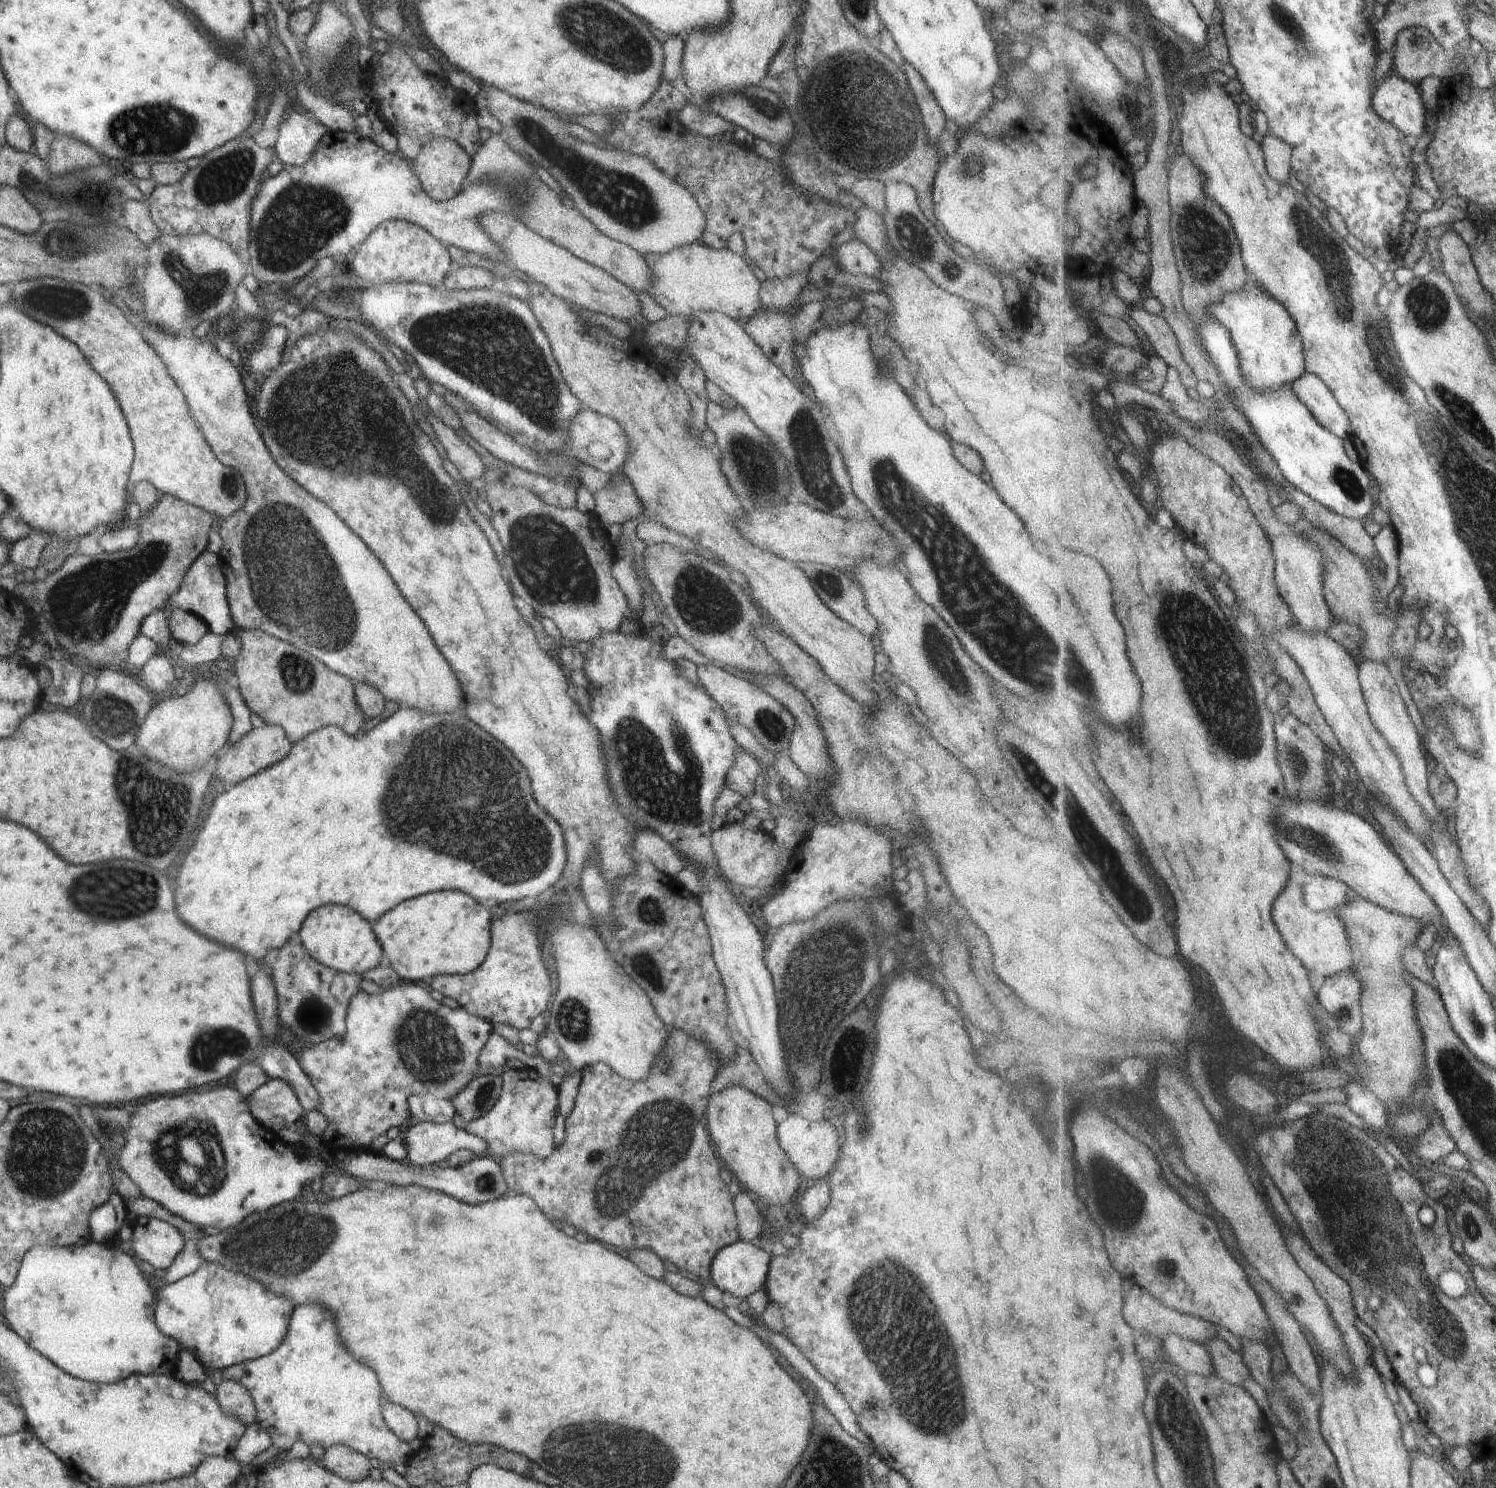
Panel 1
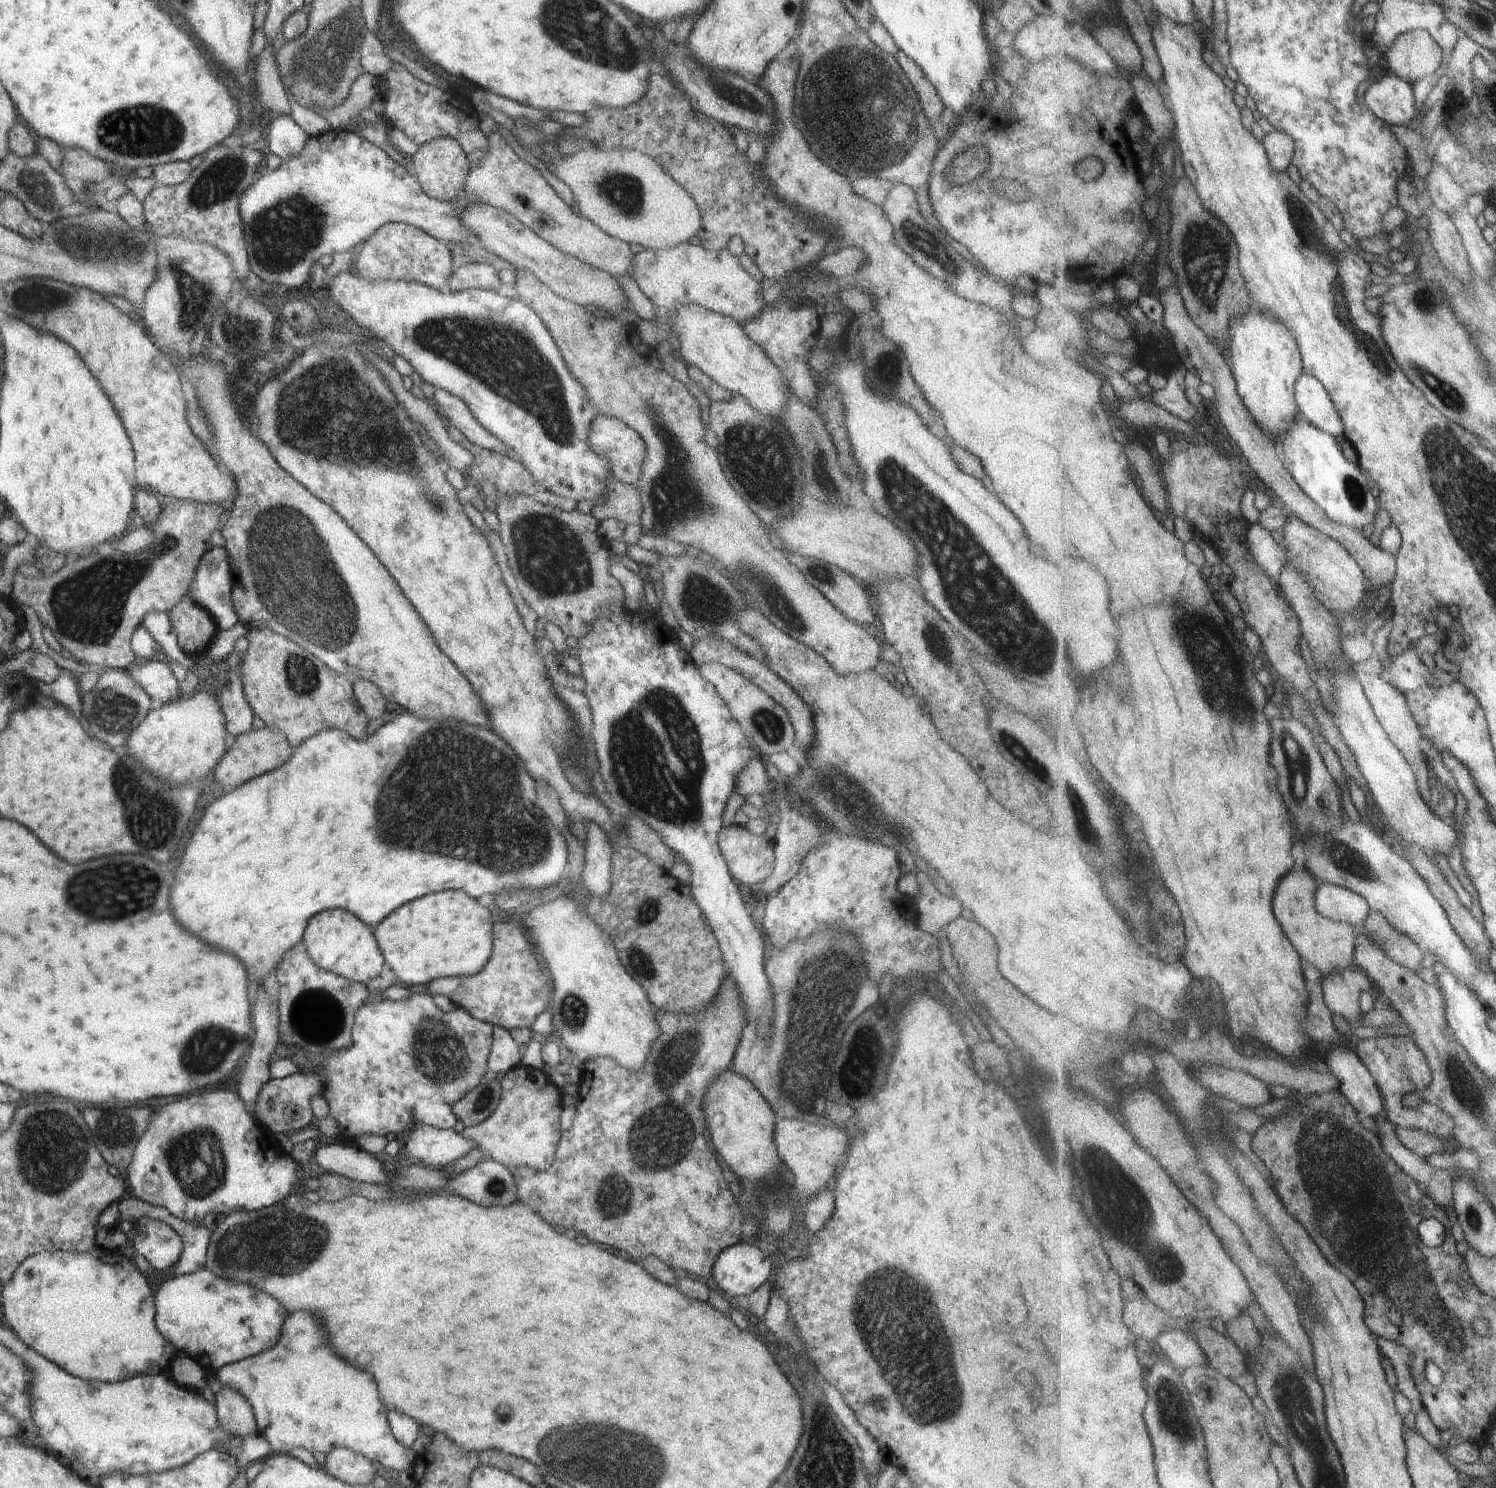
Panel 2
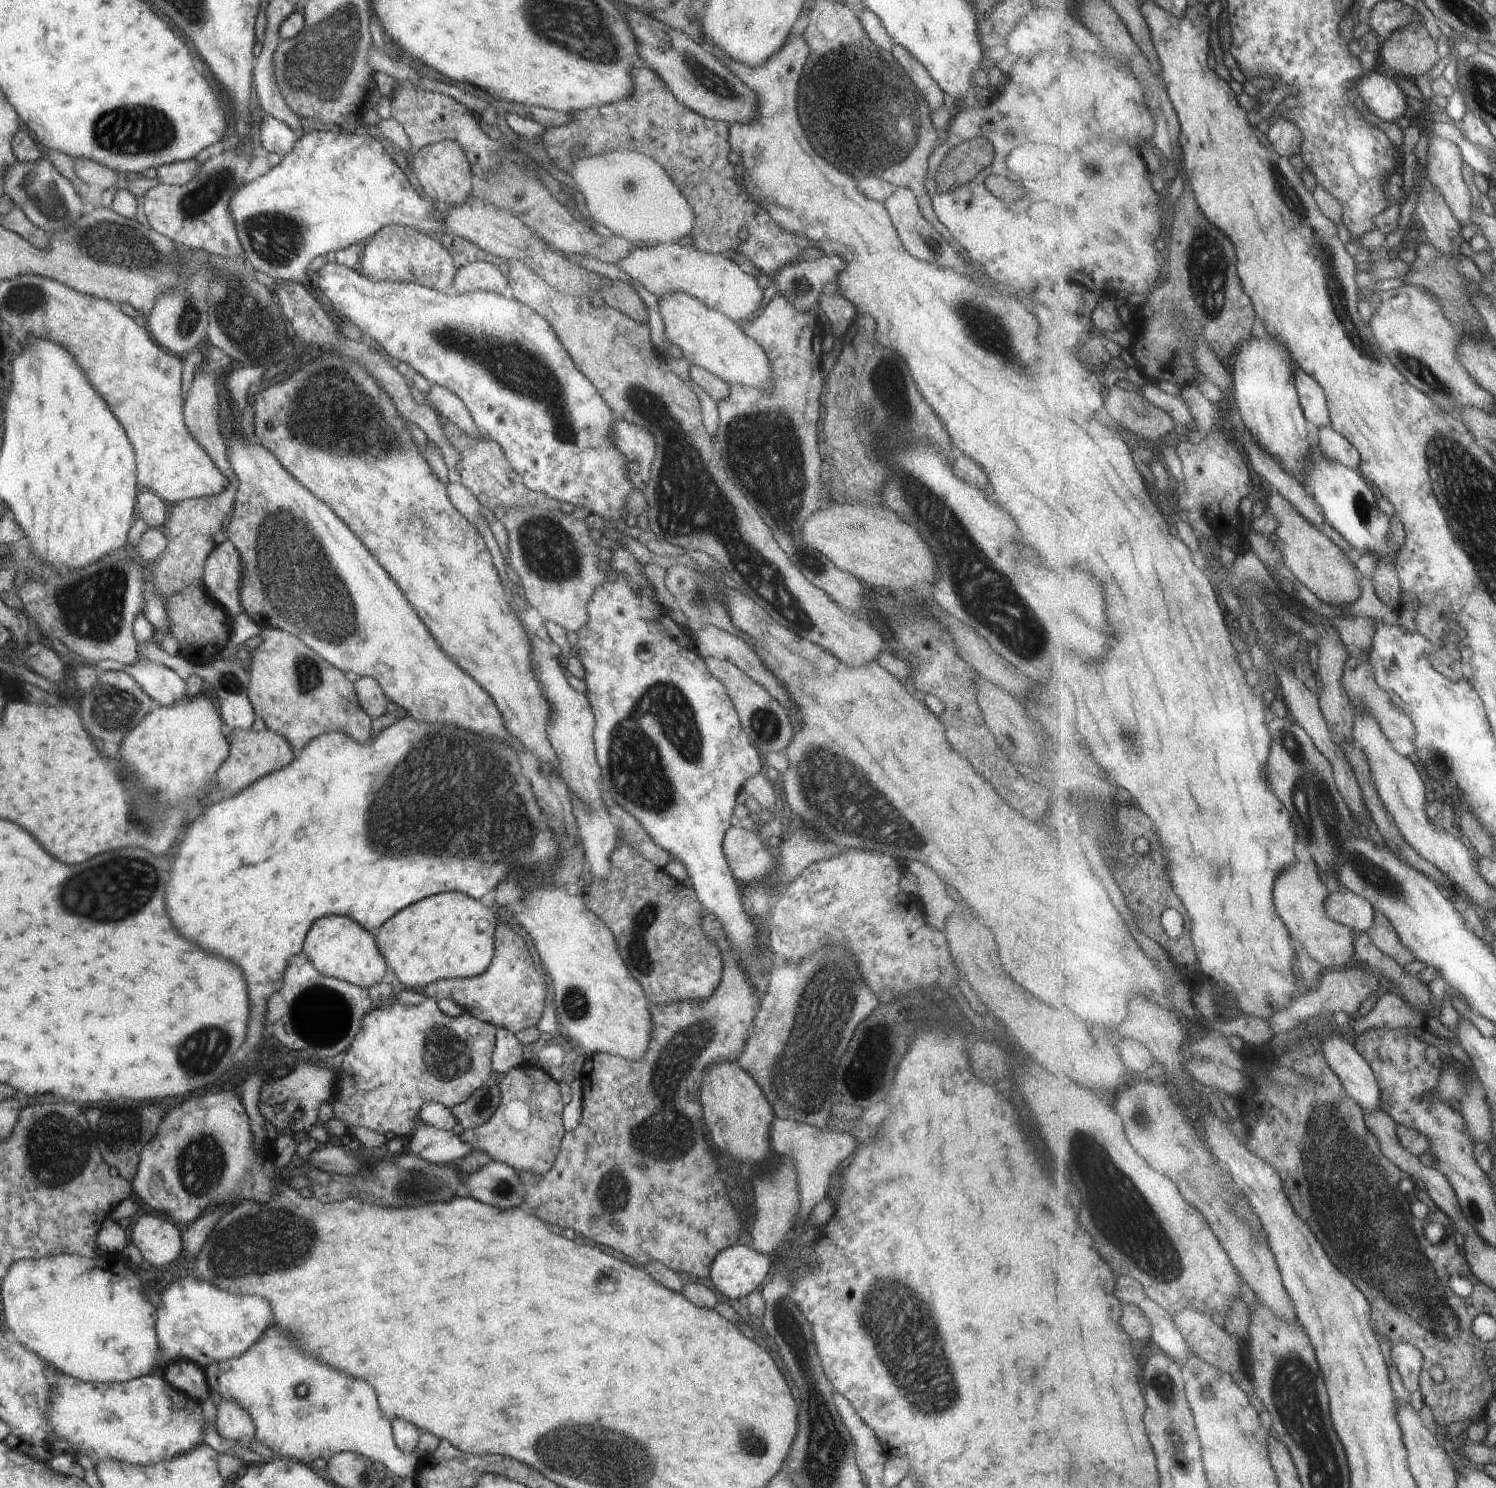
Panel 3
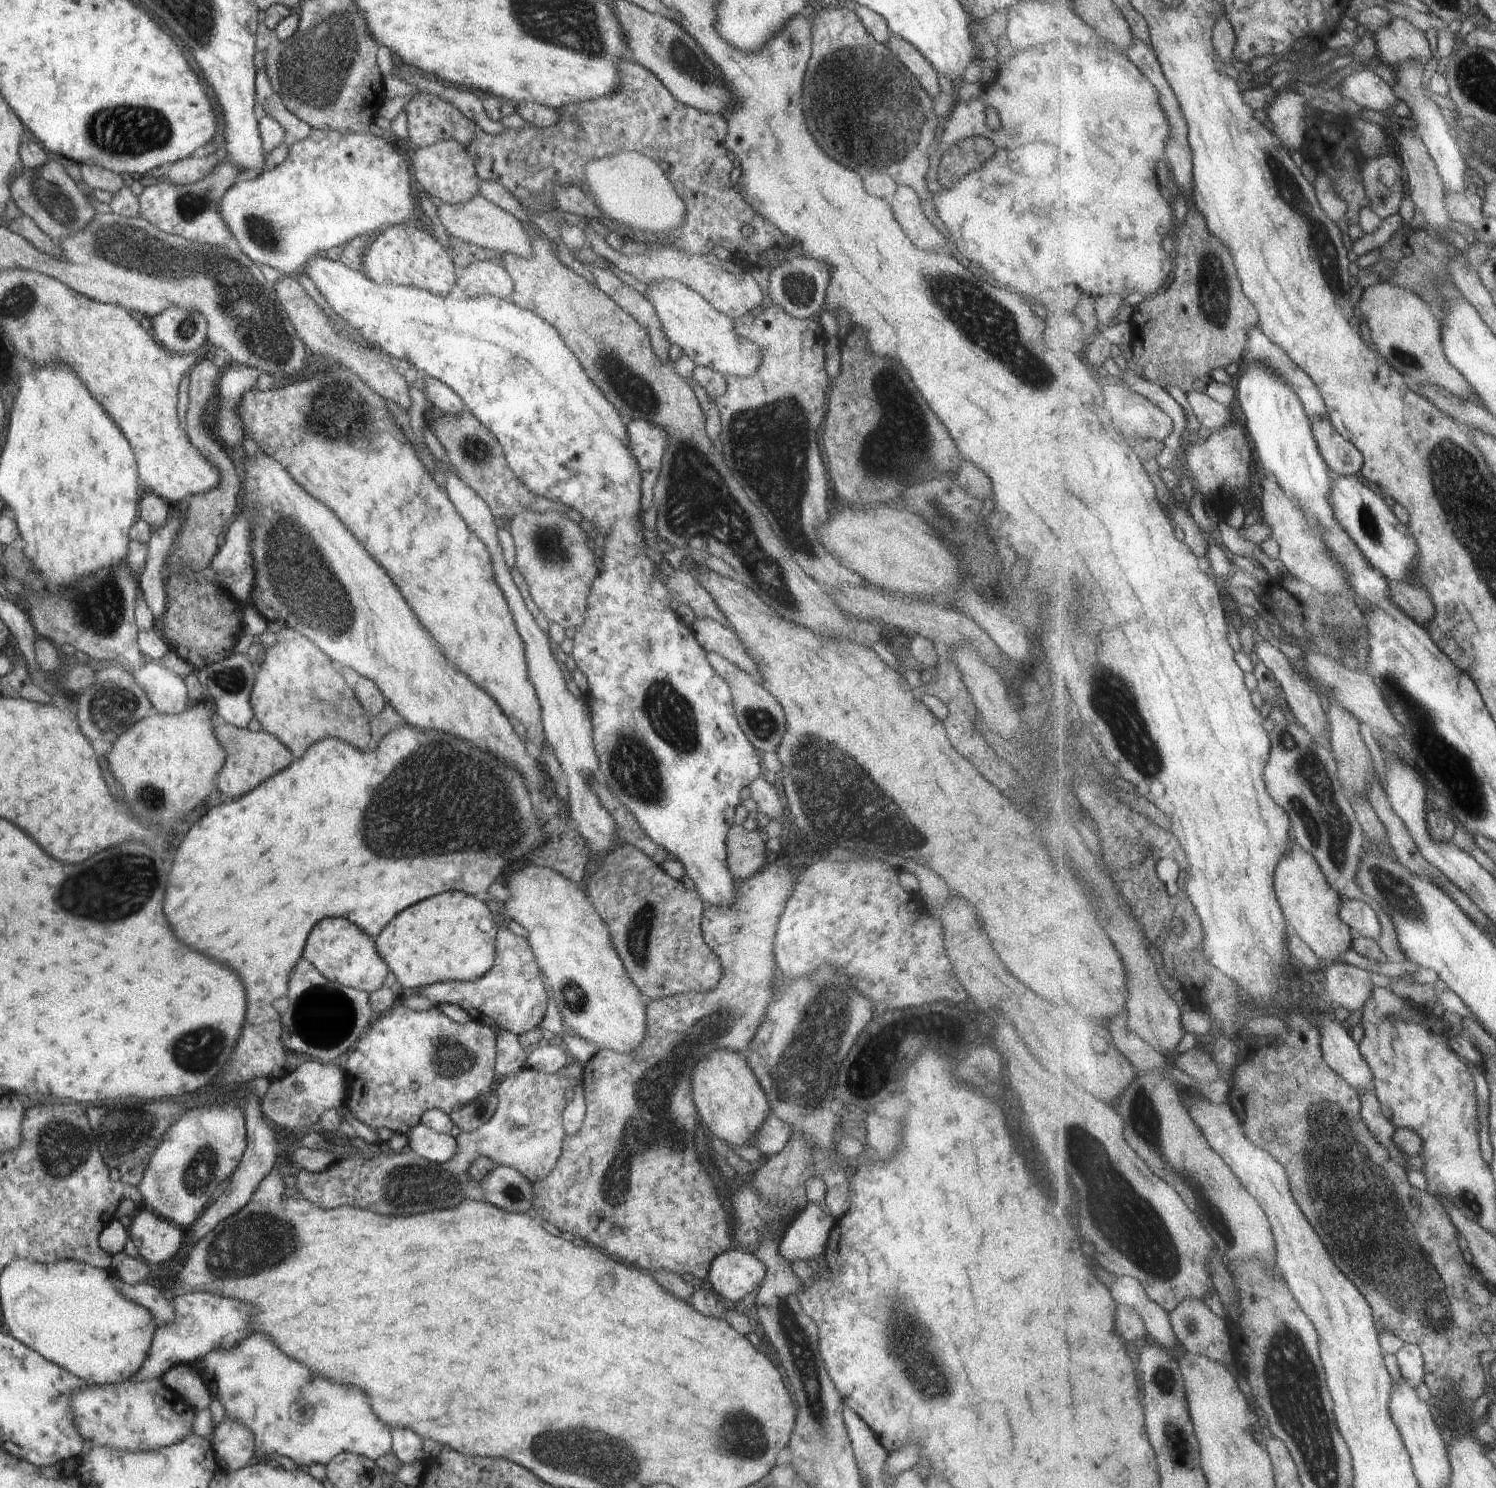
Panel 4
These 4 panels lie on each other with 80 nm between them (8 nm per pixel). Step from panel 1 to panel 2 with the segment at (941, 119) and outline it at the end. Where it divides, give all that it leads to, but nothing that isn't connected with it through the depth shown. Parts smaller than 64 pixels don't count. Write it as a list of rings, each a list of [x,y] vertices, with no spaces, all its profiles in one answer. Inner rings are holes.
[[[900,50],[896,52],[894,58],[896,58],[898,64],[906,73],[908,80],[915,88],[921,102],[921,107],[923,108],[923,114],[929,120],[930,124],[932,124],[933,120],[942,116],[942,111],[945,108],[940,95],[914,60],[909,59]]]

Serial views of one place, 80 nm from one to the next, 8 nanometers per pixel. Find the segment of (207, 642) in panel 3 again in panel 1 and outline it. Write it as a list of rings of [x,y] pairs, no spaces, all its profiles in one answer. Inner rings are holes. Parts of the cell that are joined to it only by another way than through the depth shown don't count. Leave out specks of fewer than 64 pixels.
[[[179,608],[166,613],[171,628],[171,638],[176,642],[193,645],[199,643],[209,632],[207,624],[194,613]]]

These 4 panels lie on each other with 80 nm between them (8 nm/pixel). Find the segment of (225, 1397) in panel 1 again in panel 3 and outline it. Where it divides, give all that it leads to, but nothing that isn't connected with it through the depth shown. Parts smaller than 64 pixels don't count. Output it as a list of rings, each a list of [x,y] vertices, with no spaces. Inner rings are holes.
[[[224,1401],[217,1406],[217,1433],[226,1440],[232,1440],[249,1448],[255,1439],[255,1426],[249,1414],[235,1404]]]

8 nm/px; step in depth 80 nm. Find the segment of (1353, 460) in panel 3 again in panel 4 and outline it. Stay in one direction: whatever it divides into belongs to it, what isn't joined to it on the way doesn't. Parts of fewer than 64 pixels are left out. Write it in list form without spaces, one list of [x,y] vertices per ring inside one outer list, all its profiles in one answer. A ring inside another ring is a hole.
[[[1326,414],[1326,416],[1312,415],[1309,419],[1321,447],[1322,456],[1333,472],[1338,474],[1340,479],[1361,476],[1364,454],[1338,432],[1332,418]]]

